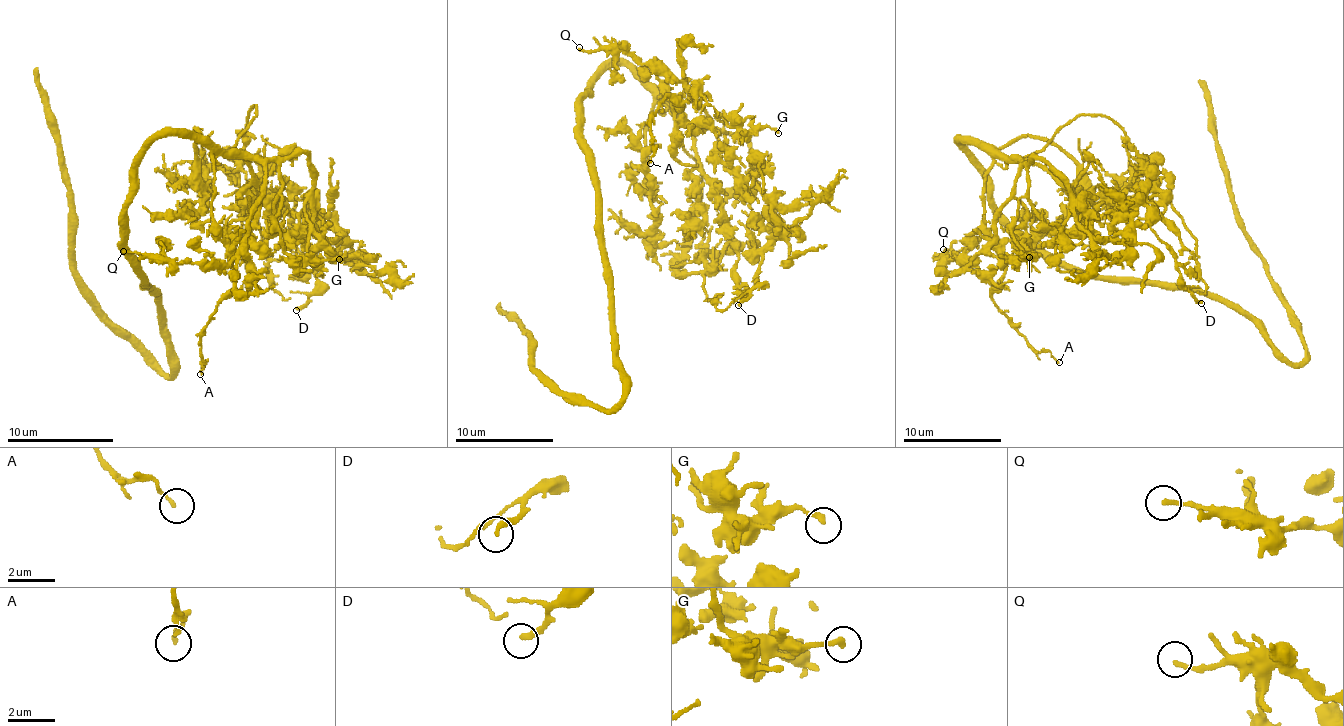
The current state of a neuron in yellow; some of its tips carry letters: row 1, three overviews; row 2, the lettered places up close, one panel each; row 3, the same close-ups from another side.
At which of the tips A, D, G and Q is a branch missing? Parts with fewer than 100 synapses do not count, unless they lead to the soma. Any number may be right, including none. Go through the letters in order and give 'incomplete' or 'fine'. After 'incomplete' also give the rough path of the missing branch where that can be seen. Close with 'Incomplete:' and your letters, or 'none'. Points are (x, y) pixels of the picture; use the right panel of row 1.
A: fine
D: fine
G: fine
Q: fine
Incomplete: none

